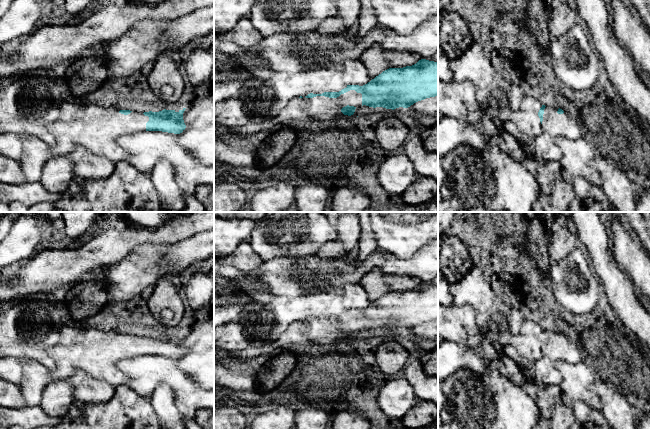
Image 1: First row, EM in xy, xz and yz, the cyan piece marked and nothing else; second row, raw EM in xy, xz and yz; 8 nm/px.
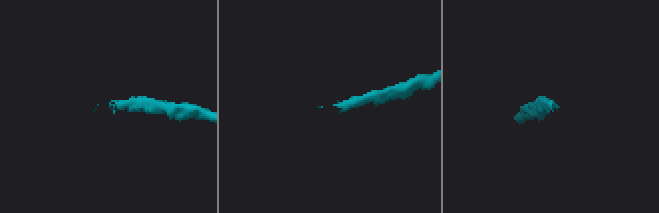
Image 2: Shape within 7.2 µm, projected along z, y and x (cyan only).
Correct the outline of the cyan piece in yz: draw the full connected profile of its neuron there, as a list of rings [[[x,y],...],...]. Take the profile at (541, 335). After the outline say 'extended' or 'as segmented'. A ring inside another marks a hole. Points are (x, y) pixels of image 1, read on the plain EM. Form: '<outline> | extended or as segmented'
[[[542,329],[538,340],[543,356],[534,363],[536,382],[560,386],[562,376],[555,367],[557,361],[562,360],[576,364],[587,360],[585,351],[576,338]]] | extended

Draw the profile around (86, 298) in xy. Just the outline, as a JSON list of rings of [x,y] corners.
[[[101,274],[97,279],[75,283],[62,297],[73,322],[83,322],[98,314],[109,302],[107,281]]]

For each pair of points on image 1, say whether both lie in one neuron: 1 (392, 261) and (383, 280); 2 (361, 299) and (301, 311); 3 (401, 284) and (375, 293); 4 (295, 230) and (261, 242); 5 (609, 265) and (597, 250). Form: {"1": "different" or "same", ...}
{"1": "different", "2": "same", "3": "same", "4": "same", "5": "same"}

